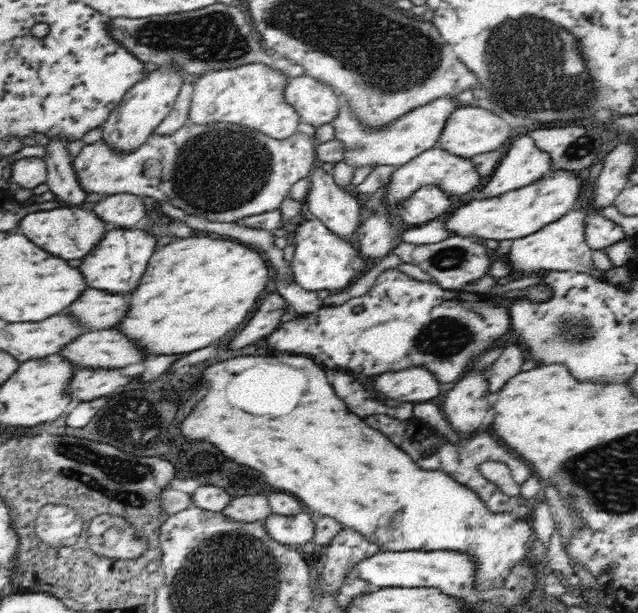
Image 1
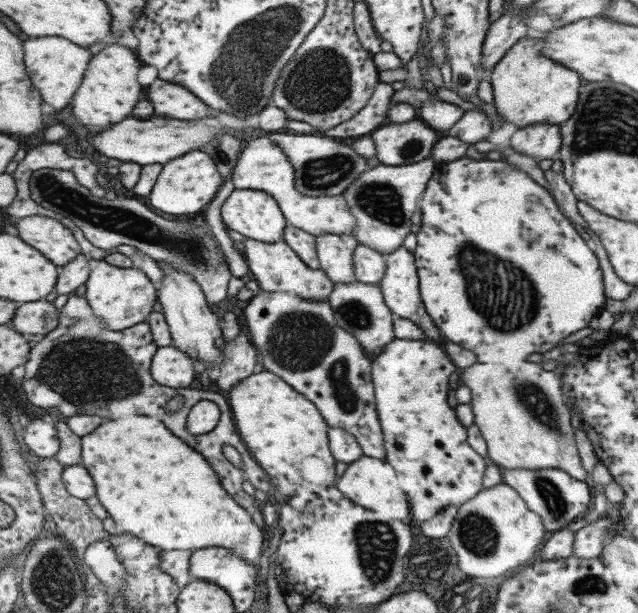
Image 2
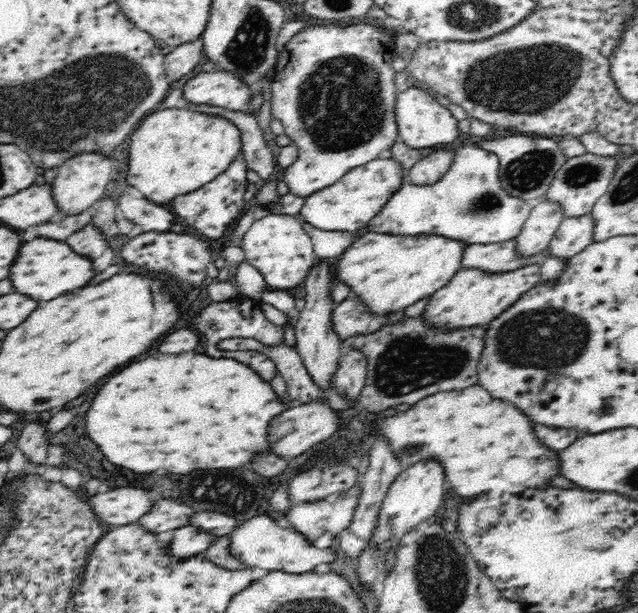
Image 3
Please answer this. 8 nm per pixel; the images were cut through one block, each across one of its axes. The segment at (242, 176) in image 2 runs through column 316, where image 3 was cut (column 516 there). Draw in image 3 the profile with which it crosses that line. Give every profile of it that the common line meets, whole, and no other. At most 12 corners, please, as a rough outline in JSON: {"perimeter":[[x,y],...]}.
{"perimeter":[[466,146],[432,186],[407,180],[368,233],[468,244],[517,237],[533,203]]}

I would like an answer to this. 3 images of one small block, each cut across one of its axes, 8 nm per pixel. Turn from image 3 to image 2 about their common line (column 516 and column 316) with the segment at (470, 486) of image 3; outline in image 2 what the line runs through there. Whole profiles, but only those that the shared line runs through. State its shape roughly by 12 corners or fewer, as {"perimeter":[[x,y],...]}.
{"perimeter":[[267,370],[228,399],[277,493],[335,484],[331,426]]}

